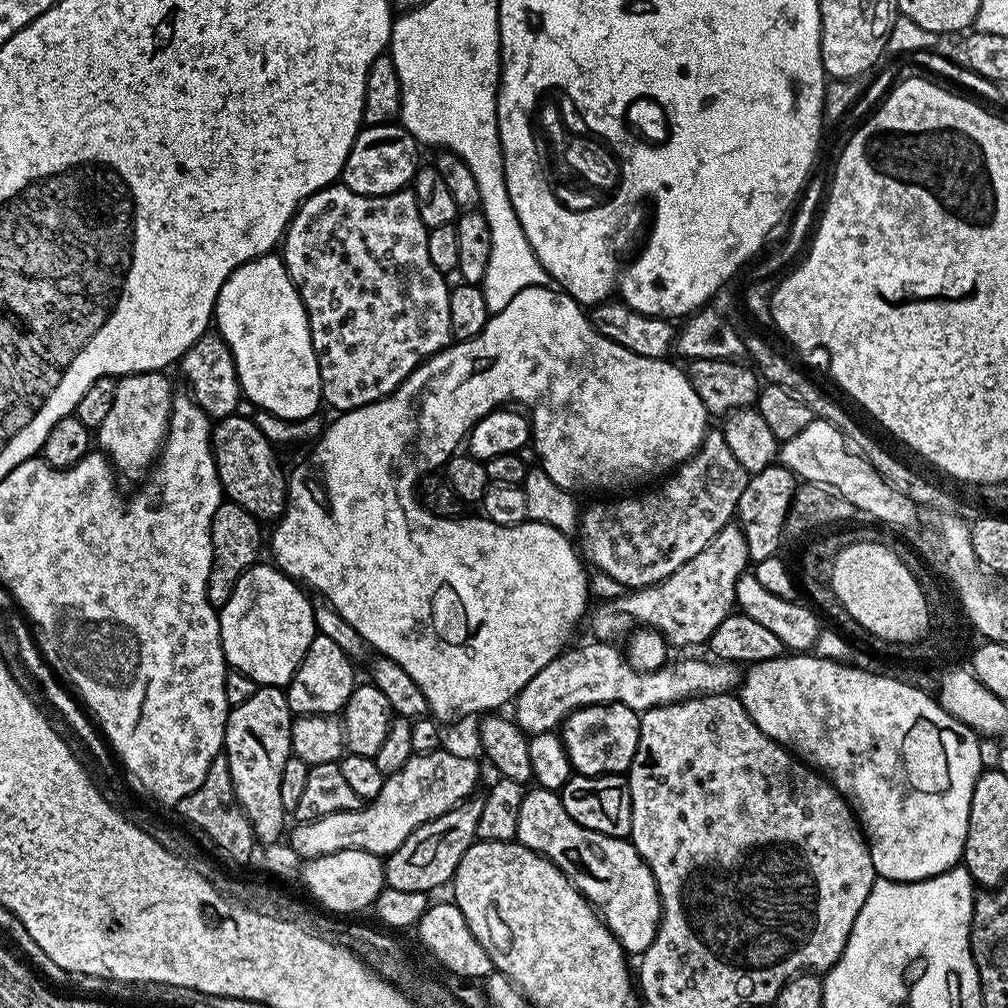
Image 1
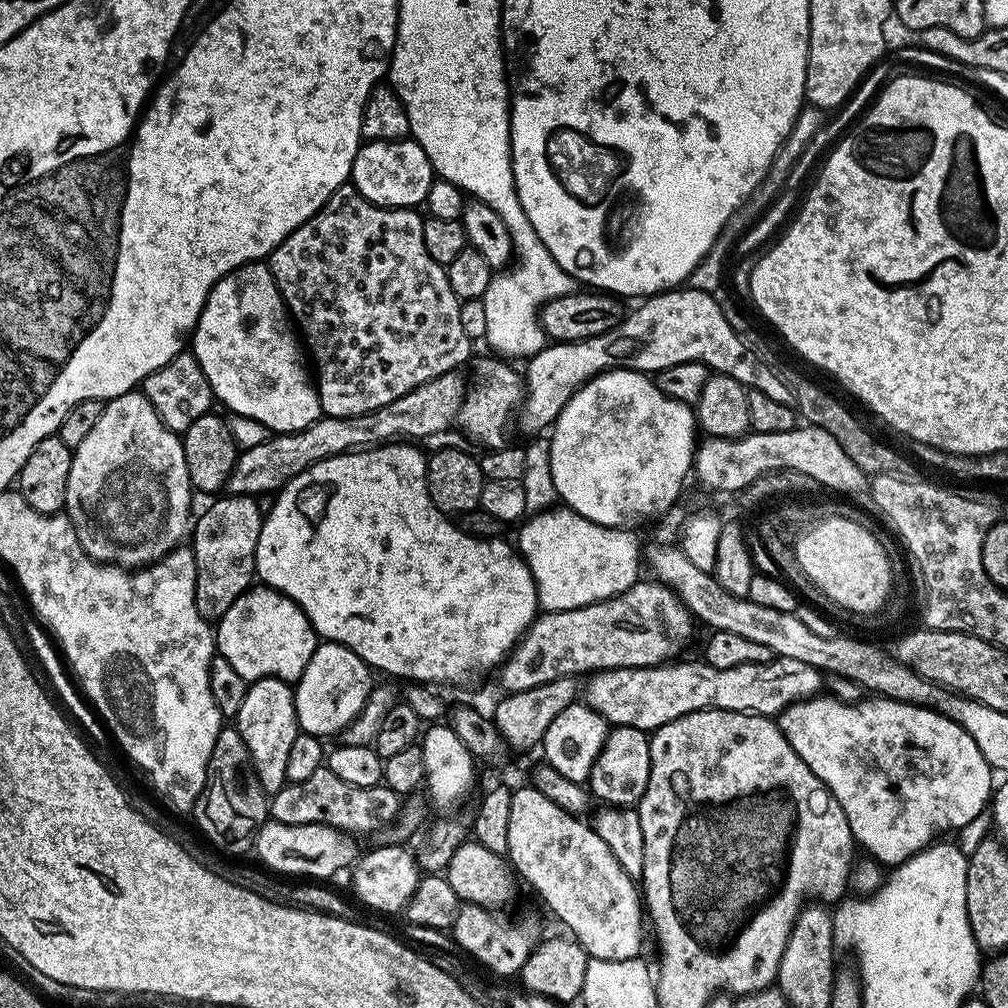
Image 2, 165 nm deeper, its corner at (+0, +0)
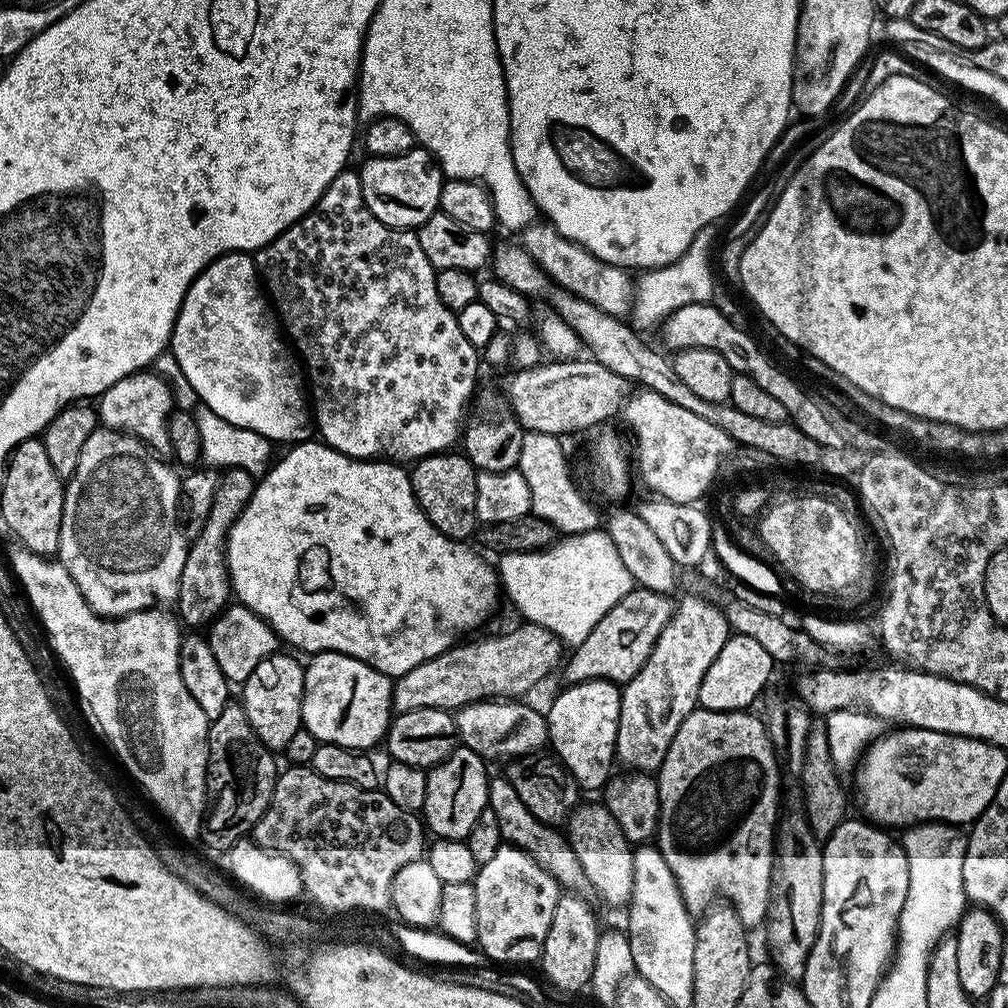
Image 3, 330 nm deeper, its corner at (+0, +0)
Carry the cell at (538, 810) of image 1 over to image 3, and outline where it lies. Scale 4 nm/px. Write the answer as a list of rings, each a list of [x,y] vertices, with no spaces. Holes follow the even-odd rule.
[[[507,778],[489,779],[488,807],[492,808],[495,816],[498,817],[498,830],[502,830],[504,840],[511,847],[520,848],[536,859],[560,883],[561,889],[580,890],[580,887],[585,887],[584,871],[574,850],[568,847],[567,839],[561,833],[559,836],[556,833],[559,831],[553,825],[544,824],[538,818],[534,818],[534,814],[530,814],[530,810],[526,810],[526,806],[522,806],[522,798],[518,798],[518,794],[514,794],[514,786],[510,786]]]

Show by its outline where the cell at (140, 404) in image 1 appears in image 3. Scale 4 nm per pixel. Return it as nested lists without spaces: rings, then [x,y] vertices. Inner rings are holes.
[[[97,426],[94,434],[86,438],[86,446],[82,446],[78,470],[66,481],[58,559],[99,616],[129,616],[132,612],[171,605],[176,599],[189,541],[178,515],[181,477],[176,476],[177,469],[168,463],[137,436]]]

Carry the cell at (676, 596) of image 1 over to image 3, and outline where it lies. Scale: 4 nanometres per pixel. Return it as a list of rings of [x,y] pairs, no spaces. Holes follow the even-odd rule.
[[[527,622],[521,625],[505,636],[494,636],[477,644],[457,643],[438,658],[430,658],[422,662],[422,666],[414,666],[414,670],[395,677],[393,709],[396,712],[423,708],[457,710],[476,701],[526,697],[524,695],[534,691],[556,667],[556,671],[561,667],[566,648],[560,637],[550,630]]]

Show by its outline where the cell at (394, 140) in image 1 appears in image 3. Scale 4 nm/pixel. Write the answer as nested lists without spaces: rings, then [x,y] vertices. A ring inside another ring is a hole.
[[[417,146],[401,156],[374,156],[365,161],[358,168],[362,198],[378,222],[391,228],[415,230],[439,209],[446,177],[432,153],[425,148]]]

